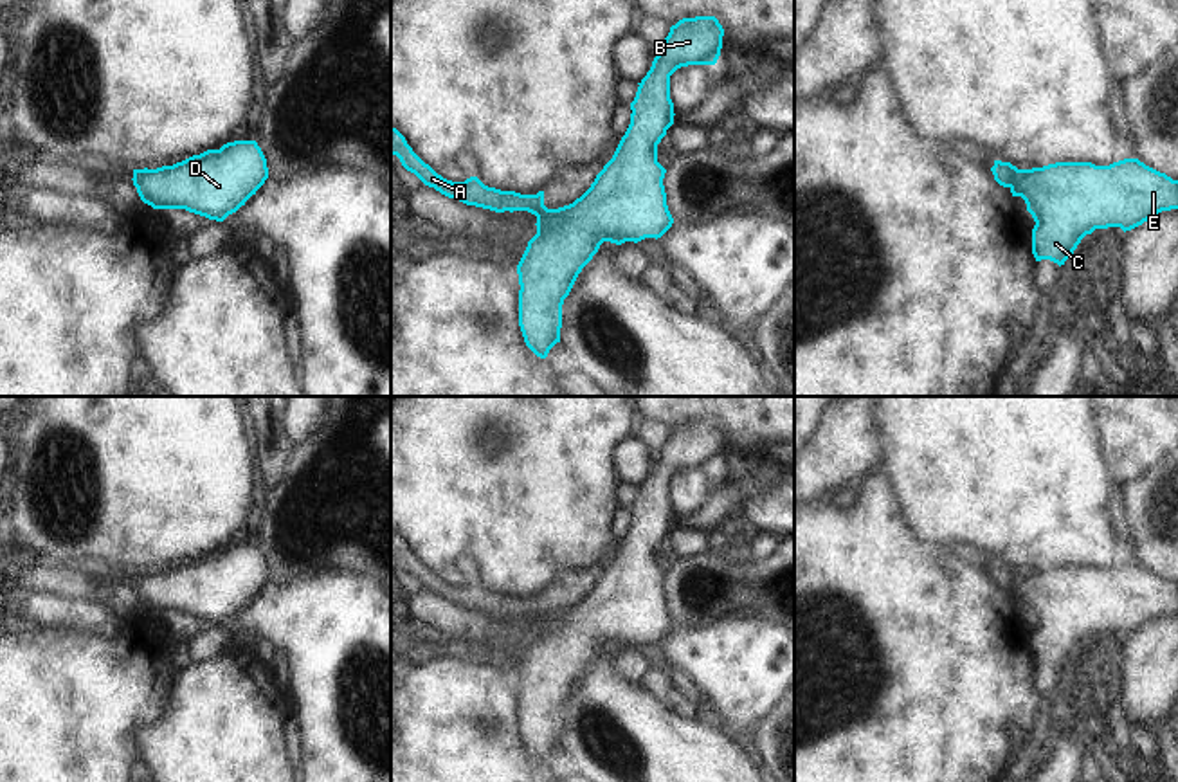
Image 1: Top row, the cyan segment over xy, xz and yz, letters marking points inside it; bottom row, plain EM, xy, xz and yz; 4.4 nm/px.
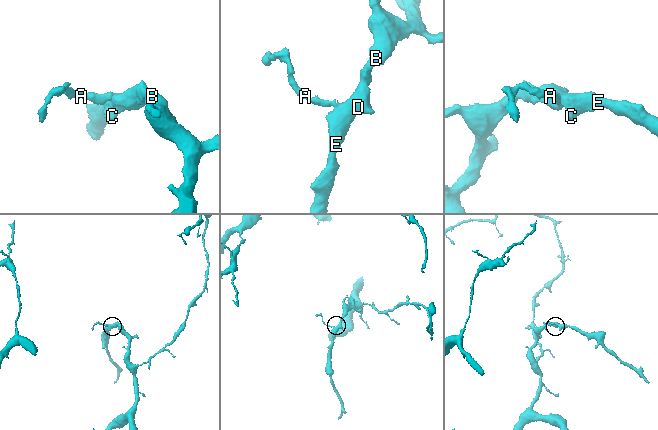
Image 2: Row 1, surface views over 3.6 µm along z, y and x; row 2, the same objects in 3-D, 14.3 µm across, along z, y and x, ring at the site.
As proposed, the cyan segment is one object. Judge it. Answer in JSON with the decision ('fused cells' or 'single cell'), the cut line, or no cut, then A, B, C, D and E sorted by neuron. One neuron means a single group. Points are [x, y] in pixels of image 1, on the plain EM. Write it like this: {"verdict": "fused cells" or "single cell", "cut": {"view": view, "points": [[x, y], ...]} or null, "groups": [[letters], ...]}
{"verdict": "fused cells", "cut": {"view": "yz", "points": [[1018, 573], [1009, 590]]}, "groups": [["A"], ["B", "C", "D", "E"]]}

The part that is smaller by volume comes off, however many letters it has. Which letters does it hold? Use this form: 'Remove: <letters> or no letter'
Remove: A.

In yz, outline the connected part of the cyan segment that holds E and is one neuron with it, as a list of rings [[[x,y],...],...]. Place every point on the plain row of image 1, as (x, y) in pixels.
[[[1124,562],[1110,569],[1056,566],[1043,571],[1018,573],[1010,596],[1025,604],[1027,614],[1036,625],[1032,632],[1036,665],[1050,663],[1059,670],[1074,658],[1081,643],[1095,632],[1120,631],[1126,636],[1162,614],[1178,613],[1178,584],[1138,562]]]

